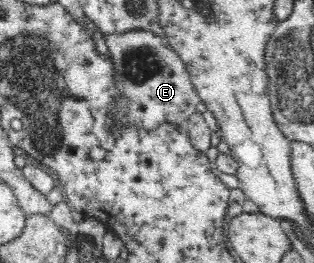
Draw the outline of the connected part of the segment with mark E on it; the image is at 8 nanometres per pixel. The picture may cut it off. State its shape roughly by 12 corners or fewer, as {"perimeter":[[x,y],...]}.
{"perimeter":[[151,31],[104,35],[110,118],[149,130],[198,111],[190,72]]}

